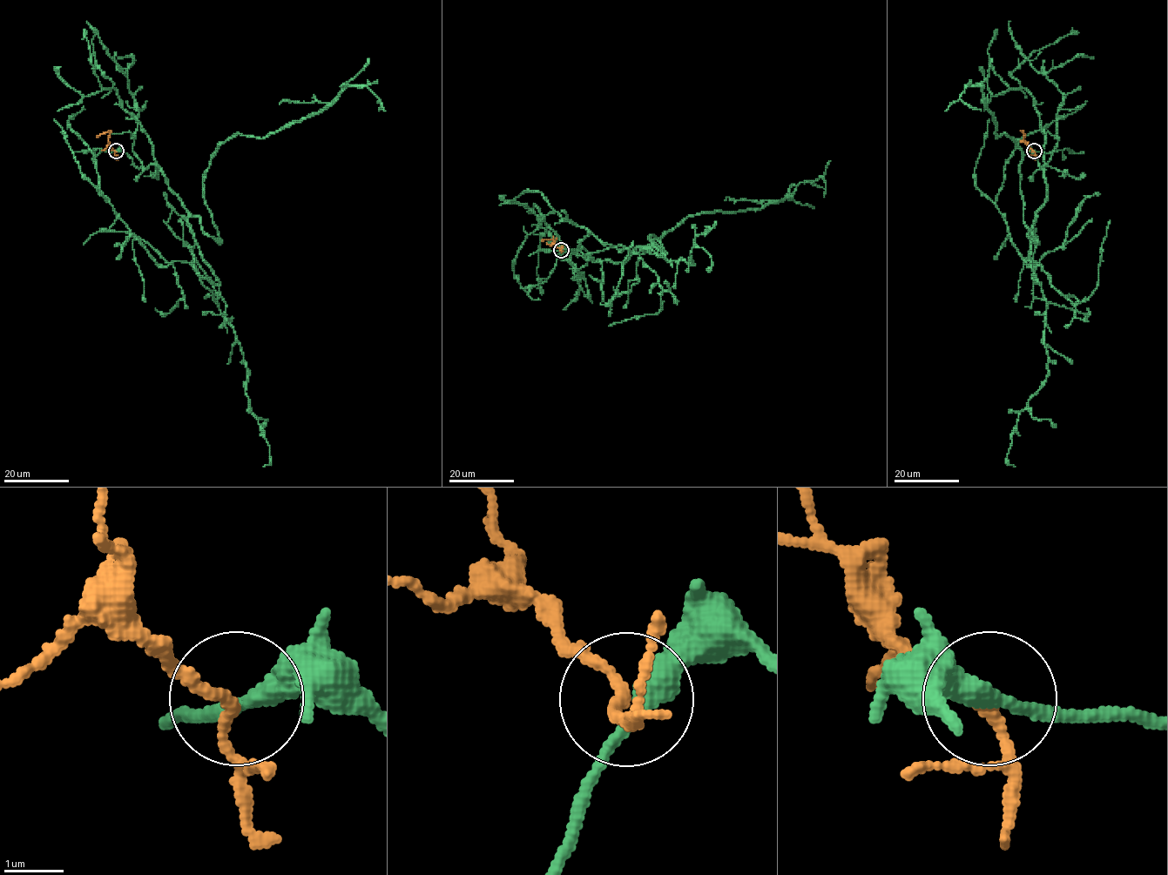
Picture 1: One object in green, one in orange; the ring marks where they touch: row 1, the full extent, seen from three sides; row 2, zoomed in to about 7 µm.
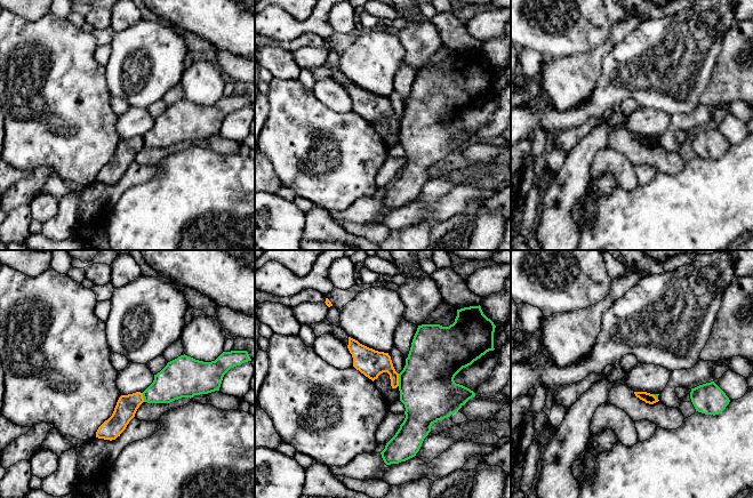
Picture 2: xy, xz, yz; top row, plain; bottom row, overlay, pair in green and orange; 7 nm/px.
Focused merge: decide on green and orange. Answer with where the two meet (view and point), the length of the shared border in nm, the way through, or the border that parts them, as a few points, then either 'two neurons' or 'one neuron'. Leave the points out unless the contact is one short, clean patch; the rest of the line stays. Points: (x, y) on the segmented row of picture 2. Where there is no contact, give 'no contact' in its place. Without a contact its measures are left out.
meets green in xz at (399, 379); contact 90 nm long; border along xz (398, 374), (399, 385); two neurons

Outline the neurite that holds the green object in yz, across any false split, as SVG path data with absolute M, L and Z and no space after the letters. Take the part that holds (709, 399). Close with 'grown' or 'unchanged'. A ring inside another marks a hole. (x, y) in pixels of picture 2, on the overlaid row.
M714 381L691 388L690 399L696 411L713 416L722 412L730 402L726 393Z; unchanged

